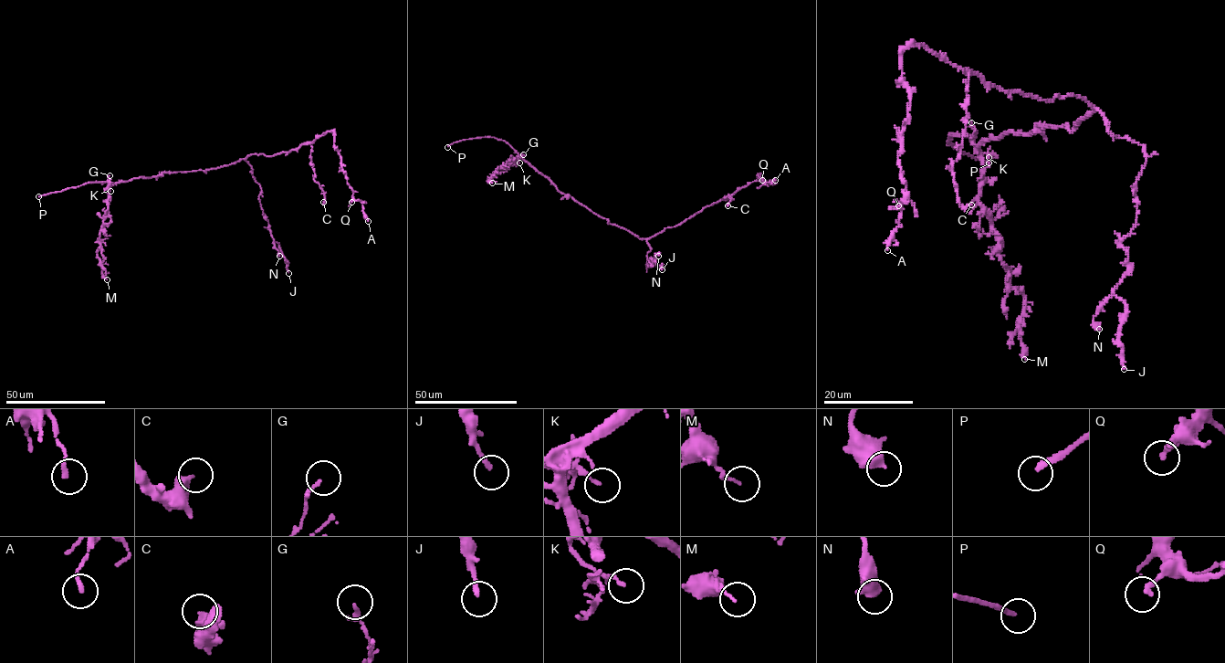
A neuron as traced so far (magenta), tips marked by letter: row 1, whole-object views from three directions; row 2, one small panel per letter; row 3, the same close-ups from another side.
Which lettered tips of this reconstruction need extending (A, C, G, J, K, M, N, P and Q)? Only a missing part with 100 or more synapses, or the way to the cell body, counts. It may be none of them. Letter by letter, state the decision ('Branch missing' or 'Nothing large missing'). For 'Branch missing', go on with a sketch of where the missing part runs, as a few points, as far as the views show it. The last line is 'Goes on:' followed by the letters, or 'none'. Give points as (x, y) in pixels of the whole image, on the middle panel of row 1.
A: Nothing large missing
C: Nothing large missing
G: Nothing large missing
J: Nothing large missing
K: Nothing large missing
M: Nothing large missing
N: Nothing large missing
P: Branch missing. Course of what is missing: (447, 147), (437, 156), (416, 167), (414, 173)
Q: Nothing large missing
Goes on: P

